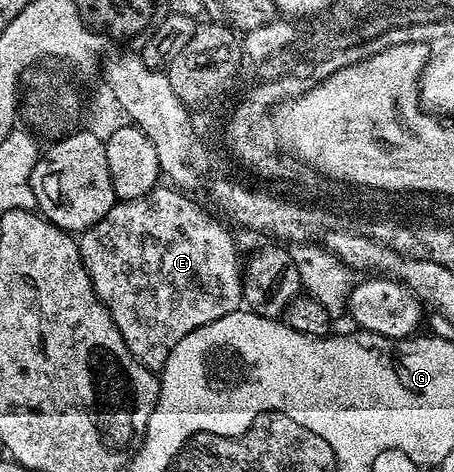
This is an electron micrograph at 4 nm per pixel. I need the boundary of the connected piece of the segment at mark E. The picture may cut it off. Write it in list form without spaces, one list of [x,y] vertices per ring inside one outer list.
[[[157,186],[149,194],[145,194],[136,200],[120,200],[111,209],[105,218],[101,218],[78,237],[81,258],[85,262],[85,270],[93,282],[93,290],[99,295],[100,302],[107,307],[107,312],[111,316],[111,321],[117,326],[121,338],[129,346],[129,350],[134,354],[144,366],[152,370],[162,370],[167,365],[167,359],[172,350],[189,334],[193,334],[201,326],[209,326],[209,322],[217,322],[217,318],[225,318],[225,314],[240,311],[243,304],[243,274],[241,271],[241,256],[235,249],[235,240],[231,237],[231,232],[219,220],[214,220],[205,209],[199,204],[194,204],[190,200],[186,191],[175,186]]]

